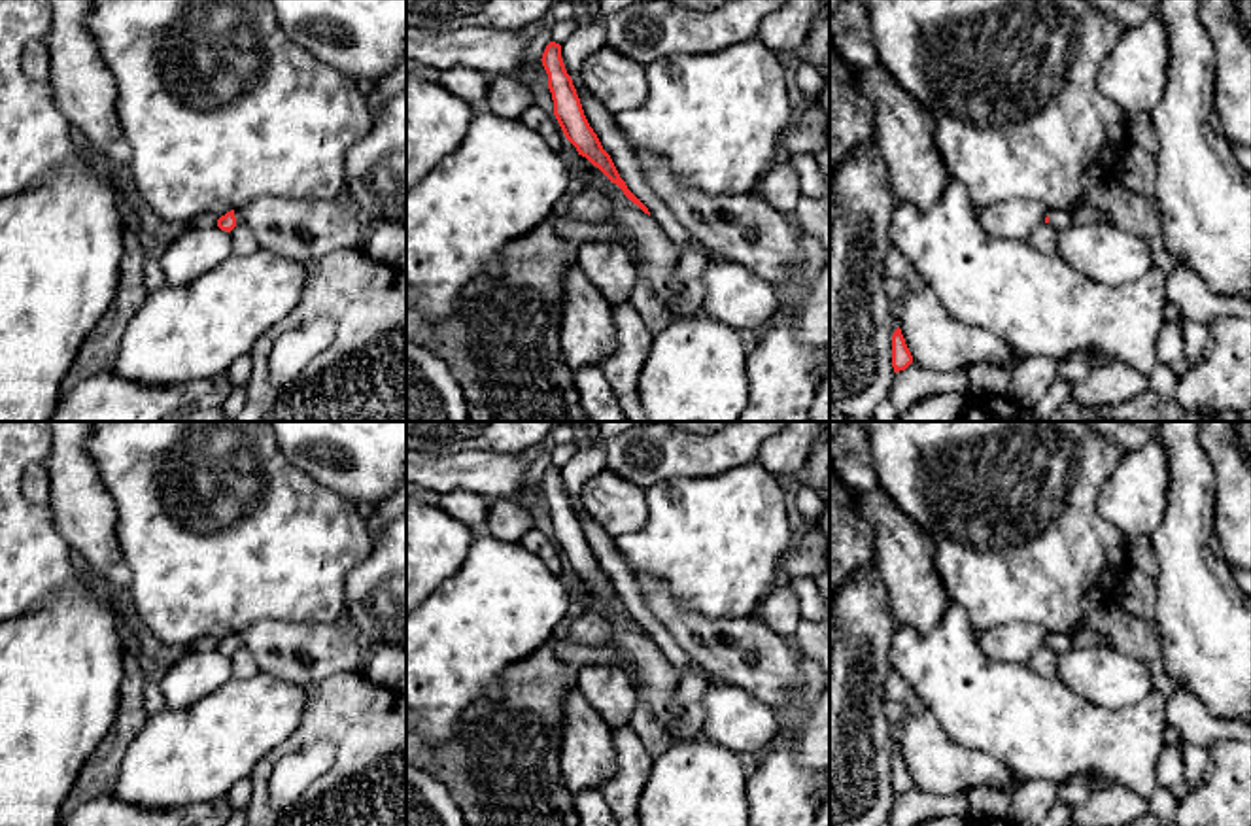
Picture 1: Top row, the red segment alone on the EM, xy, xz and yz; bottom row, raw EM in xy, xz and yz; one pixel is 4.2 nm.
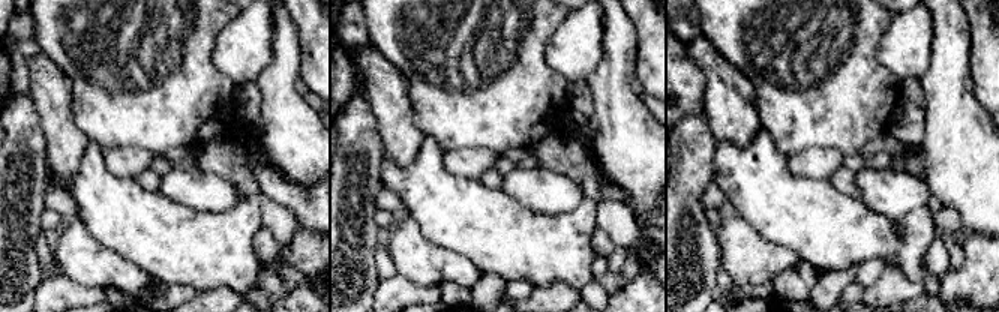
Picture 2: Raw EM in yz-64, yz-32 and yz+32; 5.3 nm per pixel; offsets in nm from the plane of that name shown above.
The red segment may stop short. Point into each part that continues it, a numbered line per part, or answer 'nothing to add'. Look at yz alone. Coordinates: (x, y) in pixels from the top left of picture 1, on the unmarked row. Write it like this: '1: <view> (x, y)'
1: yz (1059, 643)

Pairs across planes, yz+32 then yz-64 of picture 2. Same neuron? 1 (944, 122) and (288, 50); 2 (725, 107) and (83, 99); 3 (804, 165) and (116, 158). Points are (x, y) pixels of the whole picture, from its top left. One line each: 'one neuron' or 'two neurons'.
1: one neuron
2: two neurons
3: one neuron

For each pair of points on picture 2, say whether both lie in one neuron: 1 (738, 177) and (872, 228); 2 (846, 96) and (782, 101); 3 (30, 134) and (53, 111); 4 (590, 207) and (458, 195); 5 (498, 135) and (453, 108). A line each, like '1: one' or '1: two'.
1: one
2: one
3: two
4: one
5: one

